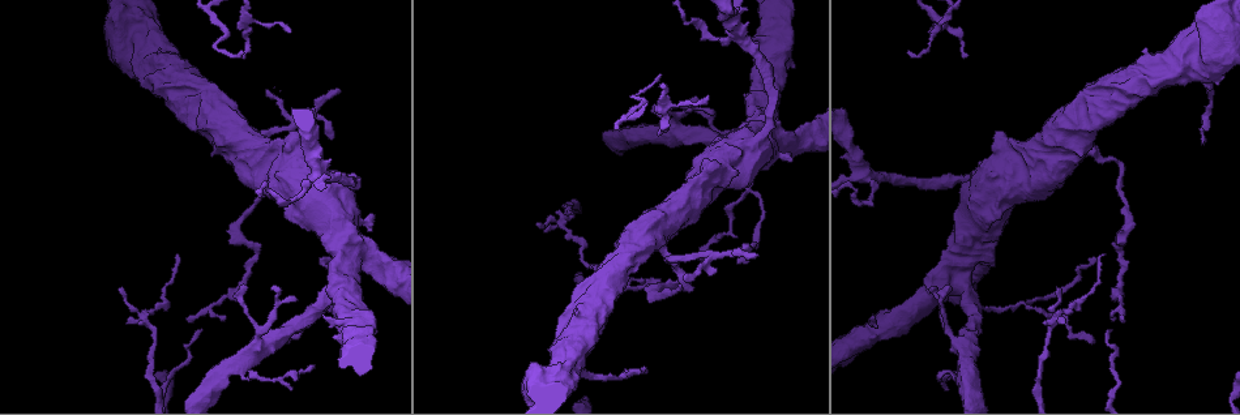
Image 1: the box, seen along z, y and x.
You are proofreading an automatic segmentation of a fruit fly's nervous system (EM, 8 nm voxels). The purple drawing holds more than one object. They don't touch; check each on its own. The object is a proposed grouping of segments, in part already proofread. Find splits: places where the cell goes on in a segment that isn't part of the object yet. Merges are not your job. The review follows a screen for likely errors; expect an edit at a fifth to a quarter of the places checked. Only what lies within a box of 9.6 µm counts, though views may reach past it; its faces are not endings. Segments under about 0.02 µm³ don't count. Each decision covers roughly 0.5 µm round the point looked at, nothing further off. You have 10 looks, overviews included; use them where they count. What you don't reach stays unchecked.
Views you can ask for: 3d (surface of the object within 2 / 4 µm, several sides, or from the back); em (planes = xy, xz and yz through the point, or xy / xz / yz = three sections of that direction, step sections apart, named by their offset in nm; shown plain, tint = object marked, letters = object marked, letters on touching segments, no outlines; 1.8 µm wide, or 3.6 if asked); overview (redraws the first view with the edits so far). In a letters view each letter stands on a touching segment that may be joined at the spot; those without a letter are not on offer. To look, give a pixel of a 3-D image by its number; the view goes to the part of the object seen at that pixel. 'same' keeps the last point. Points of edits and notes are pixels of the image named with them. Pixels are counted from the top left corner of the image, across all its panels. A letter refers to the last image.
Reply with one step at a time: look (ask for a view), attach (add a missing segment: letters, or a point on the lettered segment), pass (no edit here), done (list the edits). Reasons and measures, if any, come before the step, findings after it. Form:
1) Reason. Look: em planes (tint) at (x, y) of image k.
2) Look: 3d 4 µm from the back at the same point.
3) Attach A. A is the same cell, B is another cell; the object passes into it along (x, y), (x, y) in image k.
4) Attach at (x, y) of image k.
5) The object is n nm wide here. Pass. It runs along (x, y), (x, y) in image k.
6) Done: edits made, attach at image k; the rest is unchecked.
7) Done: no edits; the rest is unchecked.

Look: 3d 4 µm at (338, 186) of image 1.

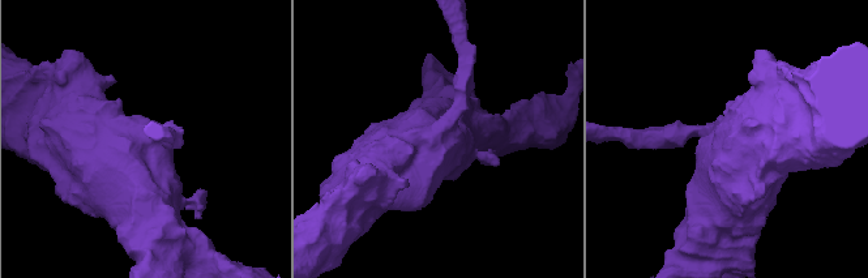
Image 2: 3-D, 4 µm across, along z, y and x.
Look: em 3.6 µm planes (letters) at (436, 130) of image 2.

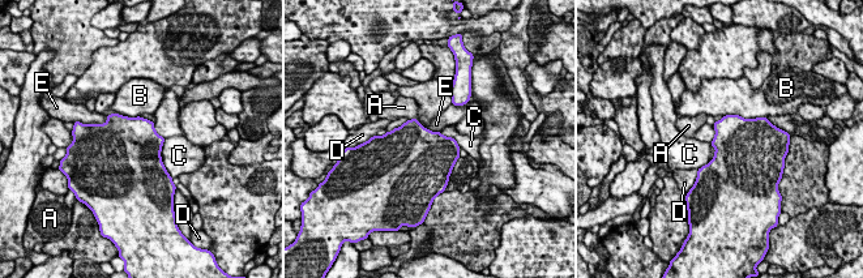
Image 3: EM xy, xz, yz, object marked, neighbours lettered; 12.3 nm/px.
The longest contact is with B, 480 nm. Pass. A, B, C, D and E are other cells; a border runs along (163, 138), (161, 158), (169, 174) in image 3; no lettered segment goes on from it.

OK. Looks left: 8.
Branch stops here. Look: em 3.6 µm planes (letters) at (1085, 86) of image 1.

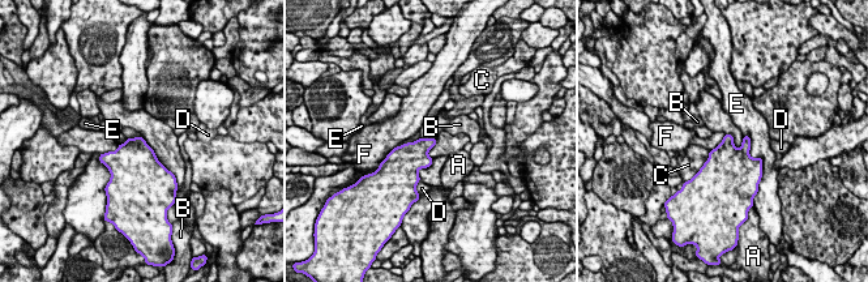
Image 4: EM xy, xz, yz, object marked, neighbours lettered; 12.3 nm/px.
Pass. A, B, C, D, E and F are other cells; a border runs along (120, 144), (116, 149), (101, 154) in image 4; no lettered segment goes on from it.

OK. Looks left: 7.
Sharp bend. Look: 3d 2 µm at (704, 37) of image 1.

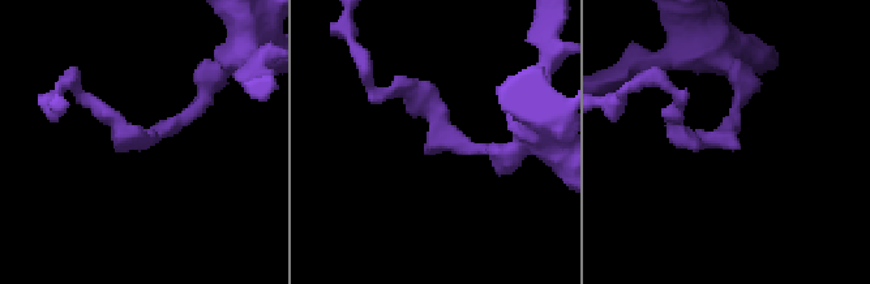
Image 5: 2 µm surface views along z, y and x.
Look: em 3.6 µm xz step 16 (letters) at (721, 141) of image 5.

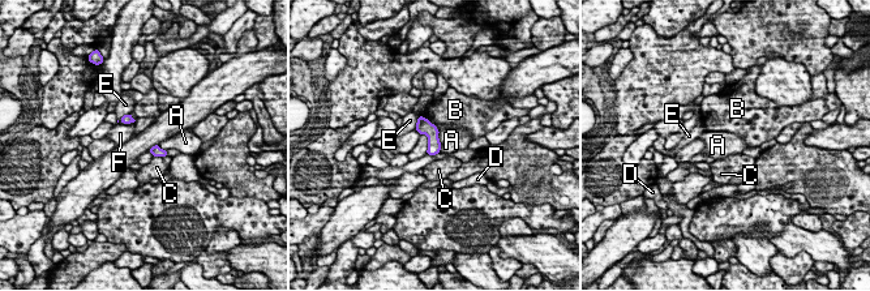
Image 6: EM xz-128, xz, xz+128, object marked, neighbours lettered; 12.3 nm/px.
Pass. A, B, C, D, E and F are other cells; a border runs along (438, 131), (440, 152) in image 6; no lettered segment goes on from it.

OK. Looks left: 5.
Thick end. Look: 3d 2 µm from the back at (324, 319) of image 1.

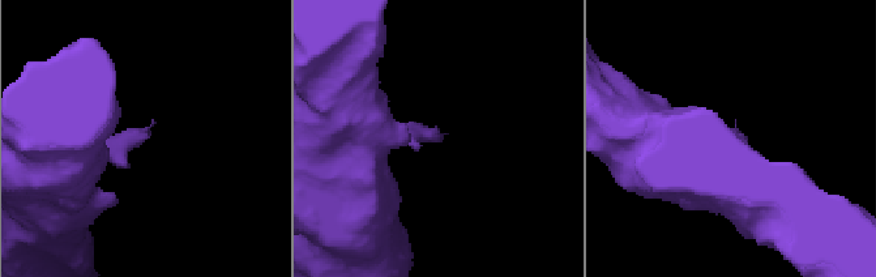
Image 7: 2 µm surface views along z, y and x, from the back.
Need the tissue. Look: em xy step 4 (letters) at (147, 136) of image 7.

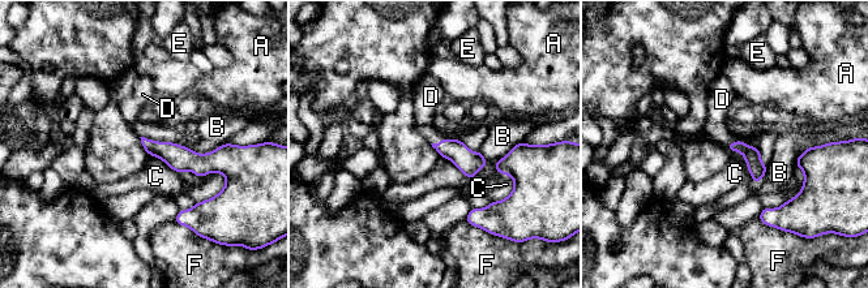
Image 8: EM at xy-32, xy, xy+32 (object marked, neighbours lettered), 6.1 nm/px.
Another direction. Look: em planes (letters) at the same point.

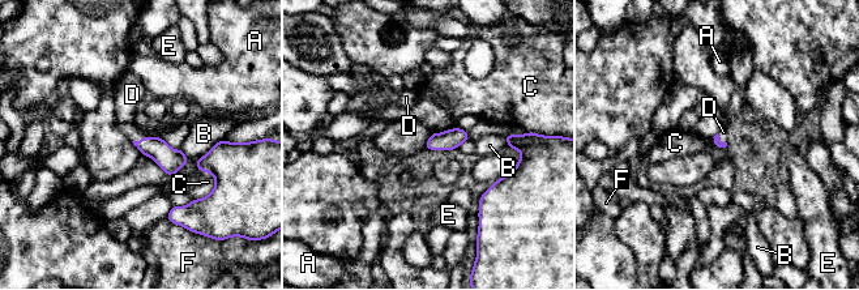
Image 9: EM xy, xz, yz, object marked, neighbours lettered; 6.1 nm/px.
Attach D. D is the same cell, A, B, C, E and F are other cells; the object passes into it along (169, 160), (139, 141), (128, 102) in image 9; the cell continues.

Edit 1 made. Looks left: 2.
Done: edits made, attach at image 9; the rest is unchecked.

